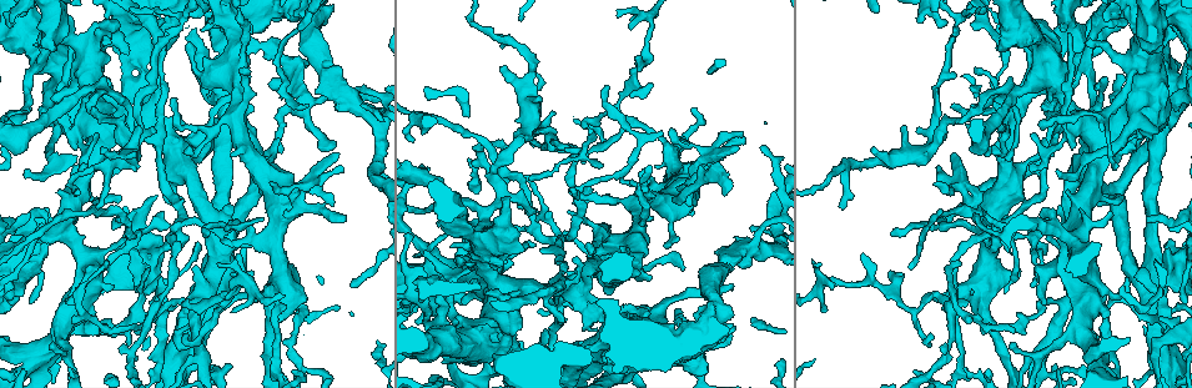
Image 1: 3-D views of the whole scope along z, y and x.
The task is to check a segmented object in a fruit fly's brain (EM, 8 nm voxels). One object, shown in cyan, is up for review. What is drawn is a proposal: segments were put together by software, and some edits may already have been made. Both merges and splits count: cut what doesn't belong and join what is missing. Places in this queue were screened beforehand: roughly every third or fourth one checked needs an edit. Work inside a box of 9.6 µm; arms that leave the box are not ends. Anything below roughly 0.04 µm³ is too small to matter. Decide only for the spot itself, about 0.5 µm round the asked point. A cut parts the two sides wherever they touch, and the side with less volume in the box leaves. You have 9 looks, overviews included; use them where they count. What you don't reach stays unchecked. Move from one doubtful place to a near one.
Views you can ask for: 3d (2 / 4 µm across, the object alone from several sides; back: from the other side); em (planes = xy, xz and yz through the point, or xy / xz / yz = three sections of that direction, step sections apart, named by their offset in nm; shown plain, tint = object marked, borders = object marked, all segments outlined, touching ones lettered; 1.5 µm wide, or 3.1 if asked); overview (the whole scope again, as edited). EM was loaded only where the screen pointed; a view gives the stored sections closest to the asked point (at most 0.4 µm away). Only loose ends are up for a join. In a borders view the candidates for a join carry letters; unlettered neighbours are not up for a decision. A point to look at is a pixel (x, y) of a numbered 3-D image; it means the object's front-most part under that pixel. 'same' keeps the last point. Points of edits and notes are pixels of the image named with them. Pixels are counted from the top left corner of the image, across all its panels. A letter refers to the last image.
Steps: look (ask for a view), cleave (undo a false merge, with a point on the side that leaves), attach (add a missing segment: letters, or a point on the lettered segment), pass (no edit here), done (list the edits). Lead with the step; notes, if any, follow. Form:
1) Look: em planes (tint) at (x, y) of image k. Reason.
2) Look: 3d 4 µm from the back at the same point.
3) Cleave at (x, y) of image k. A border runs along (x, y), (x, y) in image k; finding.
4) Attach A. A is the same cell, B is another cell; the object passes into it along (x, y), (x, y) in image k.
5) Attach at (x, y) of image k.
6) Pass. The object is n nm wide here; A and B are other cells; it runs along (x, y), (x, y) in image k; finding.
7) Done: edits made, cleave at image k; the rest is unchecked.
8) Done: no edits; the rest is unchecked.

Look: em planes (borders) at (255, 301) of image 1. Thick turns thin.

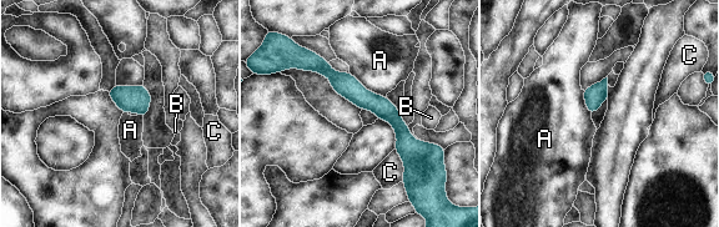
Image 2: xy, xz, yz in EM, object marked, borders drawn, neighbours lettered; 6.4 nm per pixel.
Pass. A, B and C are other cells; a border runs along (350, 71), (368, 90), (386, 96) in image 2; one cell here.

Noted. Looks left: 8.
Look: em planes (borders) at (1032, 168) of image 1. Free end.

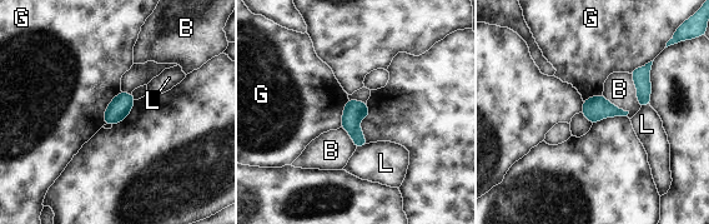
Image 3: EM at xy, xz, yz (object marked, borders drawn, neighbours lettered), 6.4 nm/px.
Pass. The object is 150 nm wide here; the longest contact is with G, 240 nm; B, G and L are other cells; none of them fits.

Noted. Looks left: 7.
Look: 3d 4 µm at (974, 212) of image 1. Tapers out.

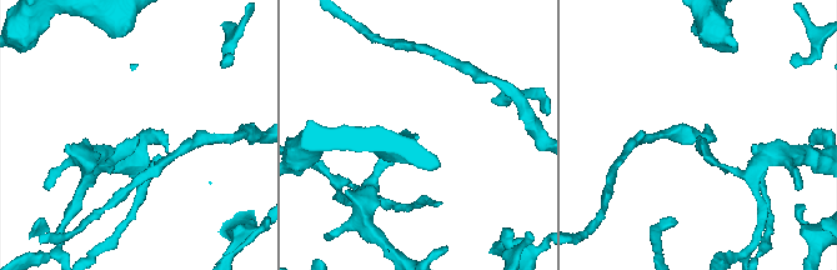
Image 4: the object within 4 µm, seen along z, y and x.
Look: em xy step 4 (borders) at (417, 136) of image 4.

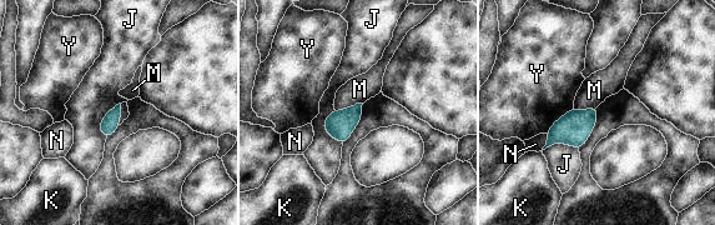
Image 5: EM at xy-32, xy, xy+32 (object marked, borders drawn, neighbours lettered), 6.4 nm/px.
Look: em planes (borders) at the same point. Cut it another way.

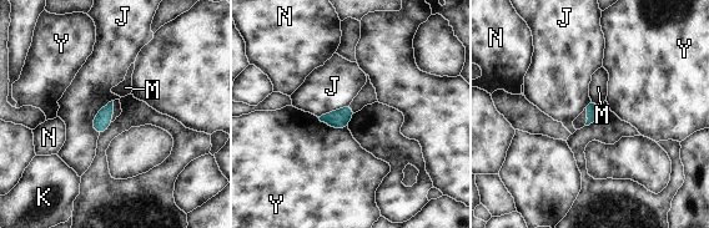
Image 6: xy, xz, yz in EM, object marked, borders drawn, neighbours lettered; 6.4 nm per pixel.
Pass. J, K, M, N and Y are other cells; a border runs along (112, 100), (92, 121), (97, 135) in image 6; none of them fits.

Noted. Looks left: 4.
Look: em planes (borders) at (362, 104) of image 1. Thin end.

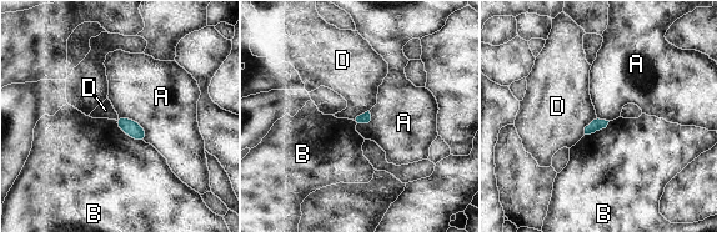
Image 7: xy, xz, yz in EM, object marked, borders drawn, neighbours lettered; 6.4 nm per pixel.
Pass. A, B and D are other cells; a border runs along (119, 116), (135, 120), (145, 141) in image 7; none of them fits.

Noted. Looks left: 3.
Done: no edits; the rest is unchecked.

